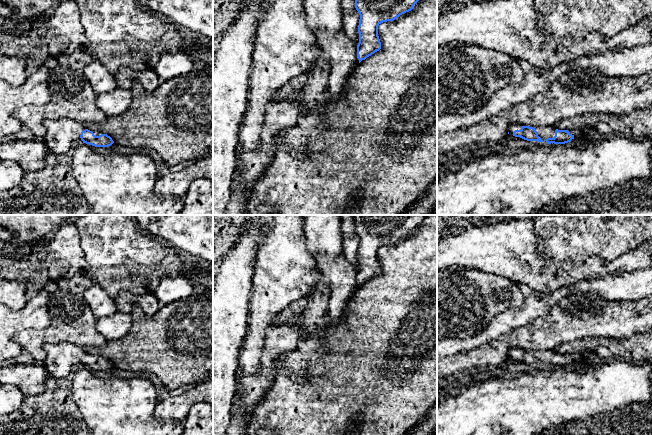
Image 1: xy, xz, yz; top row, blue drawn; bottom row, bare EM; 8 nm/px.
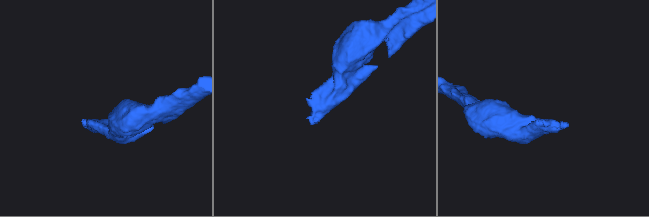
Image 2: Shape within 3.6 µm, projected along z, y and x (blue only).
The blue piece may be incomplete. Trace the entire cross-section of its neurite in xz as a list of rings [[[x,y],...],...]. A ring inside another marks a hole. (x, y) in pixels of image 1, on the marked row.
[[[355,0],[360,15],[357,45],[359,63],[381,49],[378,26],[409,12],[419,0]]]

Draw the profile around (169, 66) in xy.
[[[181,51],[175,54],[163,54],[153,69],[160,82],[183,77],[193,70],[190,59]]]

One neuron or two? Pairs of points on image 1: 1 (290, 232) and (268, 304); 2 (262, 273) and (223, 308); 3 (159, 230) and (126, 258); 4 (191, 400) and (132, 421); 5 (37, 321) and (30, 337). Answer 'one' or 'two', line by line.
1: one
2: two
3: two
4: two
5: two

